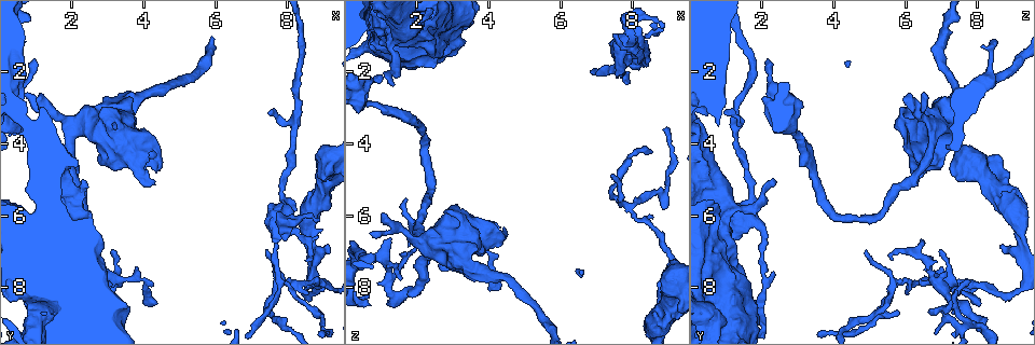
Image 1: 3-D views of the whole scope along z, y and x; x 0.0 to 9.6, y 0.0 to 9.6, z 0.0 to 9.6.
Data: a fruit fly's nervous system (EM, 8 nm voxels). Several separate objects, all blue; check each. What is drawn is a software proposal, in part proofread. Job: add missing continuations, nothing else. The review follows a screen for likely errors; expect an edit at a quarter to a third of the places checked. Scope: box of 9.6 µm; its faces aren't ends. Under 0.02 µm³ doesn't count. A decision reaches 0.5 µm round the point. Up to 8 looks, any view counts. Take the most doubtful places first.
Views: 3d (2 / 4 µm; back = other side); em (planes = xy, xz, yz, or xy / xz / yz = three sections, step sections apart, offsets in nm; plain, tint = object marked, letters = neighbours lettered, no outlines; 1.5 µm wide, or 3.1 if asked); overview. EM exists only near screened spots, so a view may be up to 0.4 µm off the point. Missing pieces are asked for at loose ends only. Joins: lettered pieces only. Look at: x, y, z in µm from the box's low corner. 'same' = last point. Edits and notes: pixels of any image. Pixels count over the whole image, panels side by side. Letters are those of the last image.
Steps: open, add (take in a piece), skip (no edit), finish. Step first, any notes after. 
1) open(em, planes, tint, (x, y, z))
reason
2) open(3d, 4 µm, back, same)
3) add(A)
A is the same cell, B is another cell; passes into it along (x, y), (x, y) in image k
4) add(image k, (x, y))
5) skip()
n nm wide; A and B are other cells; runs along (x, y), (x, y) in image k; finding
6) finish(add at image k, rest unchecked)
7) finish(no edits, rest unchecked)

open(3d, 4 µm, (2.70, 8.10, 7.45))
free end

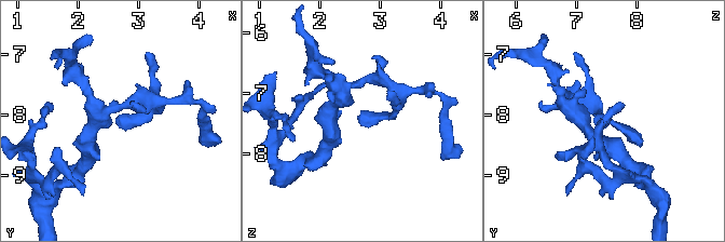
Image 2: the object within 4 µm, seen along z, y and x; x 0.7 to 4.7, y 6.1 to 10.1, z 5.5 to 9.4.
open(em, xy, step 4, letters, (2.65, 8.15, 7.55))
now the EM

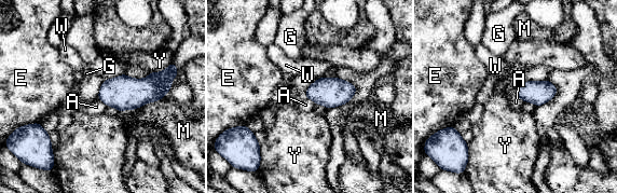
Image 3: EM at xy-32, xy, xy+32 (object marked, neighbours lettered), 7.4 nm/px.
open(em, planes, letters, same)

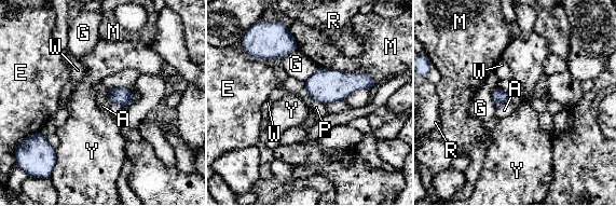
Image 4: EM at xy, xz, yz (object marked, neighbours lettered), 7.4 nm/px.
skip()
120 nm wide; A, E, G, M, P, R, W and Y are other cells; no lettered piece goes on from it

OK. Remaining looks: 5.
open(em, planes, letters, (7.35, 7.00, 4.85))

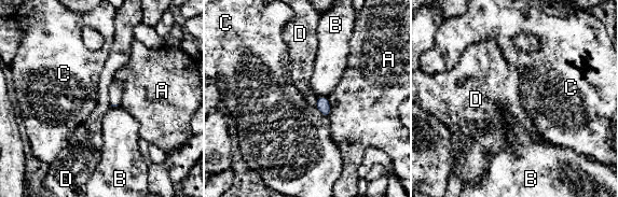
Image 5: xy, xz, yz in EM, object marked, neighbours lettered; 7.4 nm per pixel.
skip()
A, B, C and D are other cells; border along (318, 97), (314, 106) in image 5; no lettered piece goes on from it

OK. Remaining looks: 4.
open(em, xy, step 4, letters, (8.50, 7.30, 0.70))

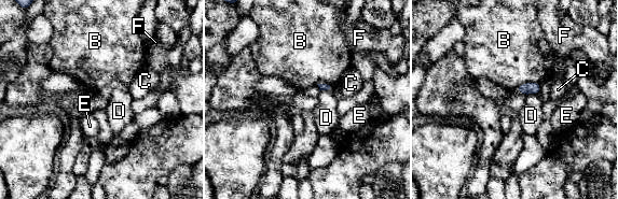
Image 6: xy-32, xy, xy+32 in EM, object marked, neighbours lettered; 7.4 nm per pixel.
skip()
B, C, D, E and F are other cells; no lettered piece goes on from it

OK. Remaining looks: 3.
finish(no edits, rest unchecked)

